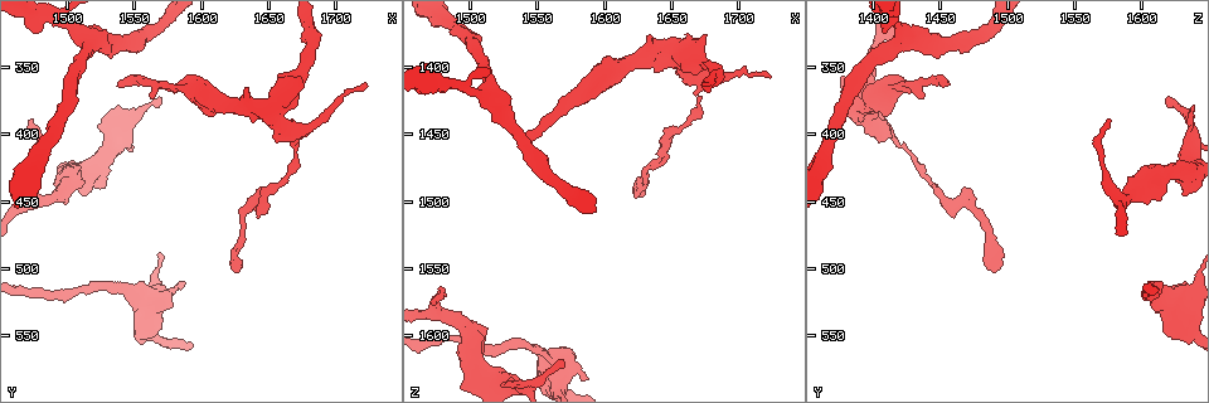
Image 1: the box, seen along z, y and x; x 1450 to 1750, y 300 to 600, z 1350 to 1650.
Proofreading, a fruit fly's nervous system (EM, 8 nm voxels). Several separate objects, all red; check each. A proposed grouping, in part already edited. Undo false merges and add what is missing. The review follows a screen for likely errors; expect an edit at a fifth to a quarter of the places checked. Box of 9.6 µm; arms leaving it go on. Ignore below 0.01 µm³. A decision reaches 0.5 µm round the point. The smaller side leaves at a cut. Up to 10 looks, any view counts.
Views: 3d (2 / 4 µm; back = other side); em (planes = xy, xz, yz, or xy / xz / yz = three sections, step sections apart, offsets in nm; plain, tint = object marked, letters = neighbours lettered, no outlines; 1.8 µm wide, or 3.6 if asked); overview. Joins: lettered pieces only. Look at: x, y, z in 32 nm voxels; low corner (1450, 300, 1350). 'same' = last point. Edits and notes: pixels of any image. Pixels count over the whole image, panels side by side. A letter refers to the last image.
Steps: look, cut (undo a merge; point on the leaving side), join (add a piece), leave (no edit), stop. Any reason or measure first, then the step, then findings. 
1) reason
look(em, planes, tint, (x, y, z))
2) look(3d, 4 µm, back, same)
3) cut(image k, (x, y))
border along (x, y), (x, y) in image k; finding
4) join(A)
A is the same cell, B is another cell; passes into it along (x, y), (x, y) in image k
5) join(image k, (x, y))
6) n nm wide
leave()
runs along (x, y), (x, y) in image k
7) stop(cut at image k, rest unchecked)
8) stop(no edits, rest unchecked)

free end
look(em, xy, step 16, tint, (1672, 358, 1376))

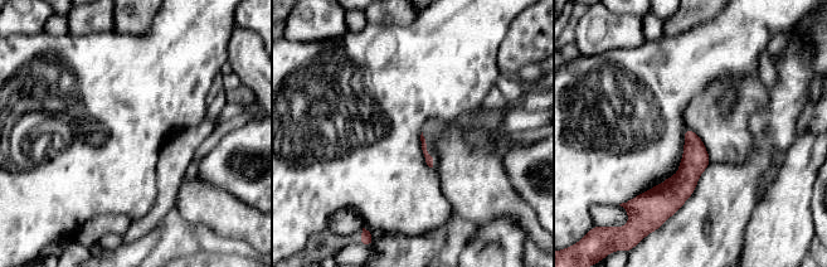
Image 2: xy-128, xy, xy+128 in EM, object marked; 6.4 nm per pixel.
another direction
look(em, planes, letters, same)

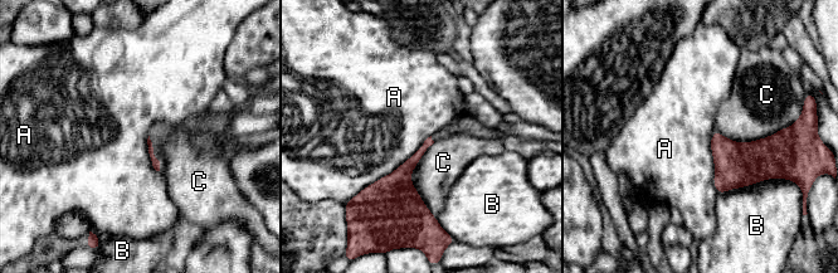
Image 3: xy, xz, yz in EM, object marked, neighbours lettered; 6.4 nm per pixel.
leave()
A, B and C are other cells; border along (430, 135), (395, 169), (356, 194) in image 3; none of them fits

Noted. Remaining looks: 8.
free end
look(3d, 2 µm, (1642, 442, 1476))

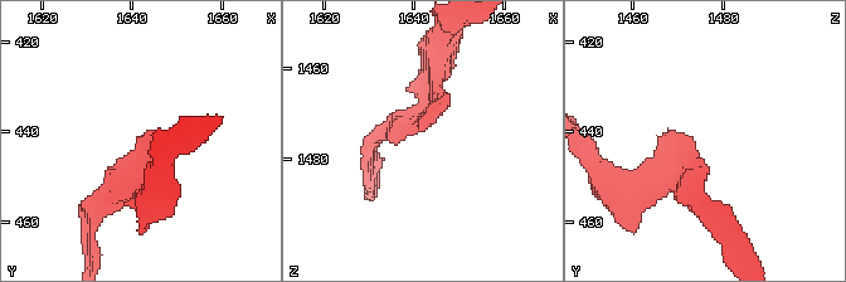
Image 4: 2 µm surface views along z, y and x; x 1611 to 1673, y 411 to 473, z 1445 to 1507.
look(em, yz, step 4, plain, (1641, 441, 1473))

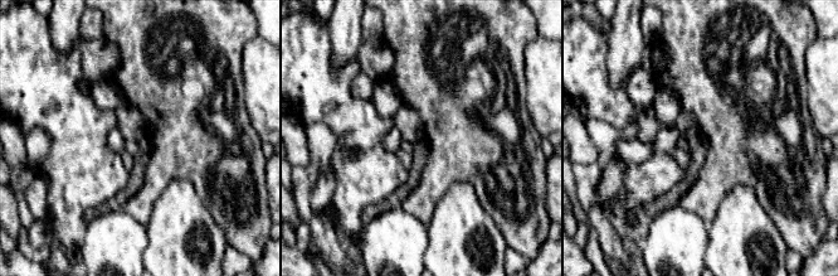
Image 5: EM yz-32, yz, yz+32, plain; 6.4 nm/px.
what lies round it
look(em, yz, step 4, letters, same)

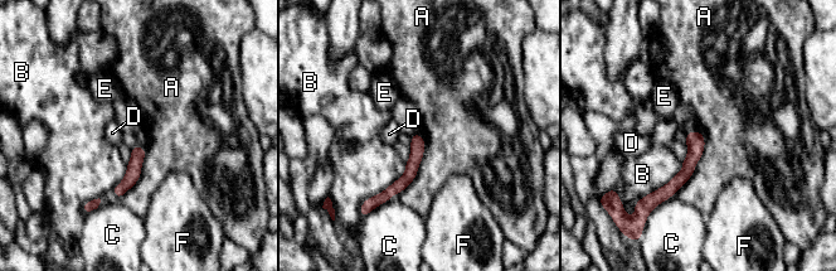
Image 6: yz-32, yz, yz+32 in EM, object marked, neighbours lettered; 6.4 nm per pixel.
100 nm wide
leave()
A, B, C, D, E and F are other cells; no lettered piece goes on from it

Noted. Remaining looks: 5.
tapers out
look(em, planes, letters, (1566, 372, 1618))

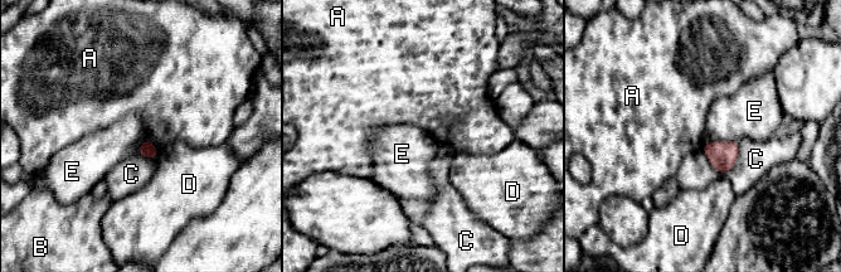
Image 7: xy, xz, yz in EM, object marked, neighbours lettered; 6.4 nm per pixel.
leave()
A, B, C, D and E are other cells; border along (735, 141), (708, 141), (703, 145) in image 7; no lettered piece goes on from it

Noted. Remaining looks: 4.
look(3d, 2 µm, (1472, 390, 1574))

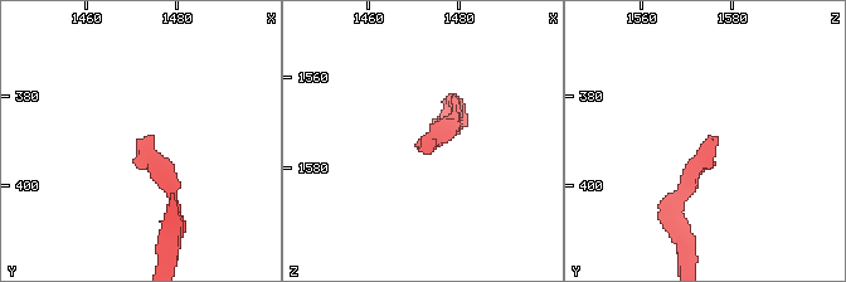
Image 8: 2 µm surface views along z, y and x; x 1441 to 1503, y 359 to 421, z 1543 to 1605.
look(em, planes, letters, (1472, 389, 1575))

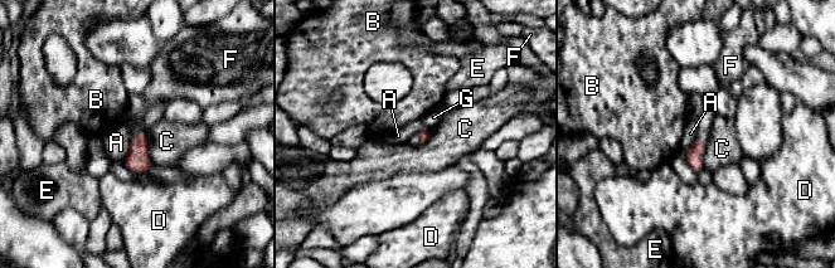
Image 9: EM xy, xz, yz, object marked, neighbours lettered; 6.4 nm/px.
C touches over 220 nm
join(F)
F is the same cell, A, B, C, D, E and G are other cells; the neuron continues

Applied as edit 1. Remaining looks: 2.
stop(join at image 9, rest unchecked)

